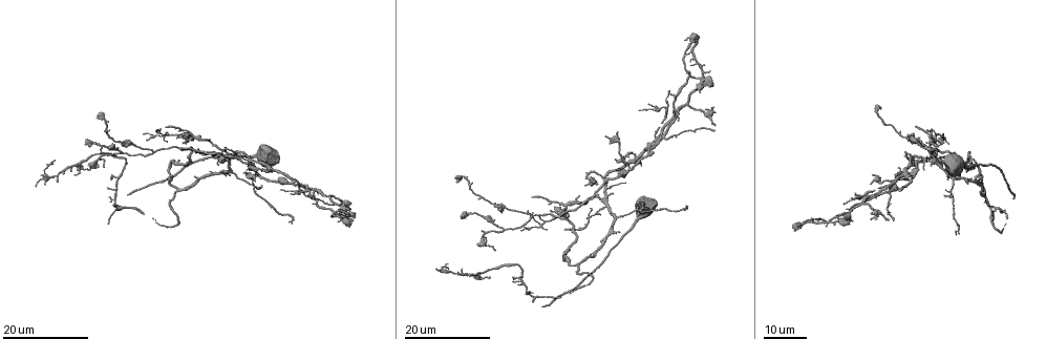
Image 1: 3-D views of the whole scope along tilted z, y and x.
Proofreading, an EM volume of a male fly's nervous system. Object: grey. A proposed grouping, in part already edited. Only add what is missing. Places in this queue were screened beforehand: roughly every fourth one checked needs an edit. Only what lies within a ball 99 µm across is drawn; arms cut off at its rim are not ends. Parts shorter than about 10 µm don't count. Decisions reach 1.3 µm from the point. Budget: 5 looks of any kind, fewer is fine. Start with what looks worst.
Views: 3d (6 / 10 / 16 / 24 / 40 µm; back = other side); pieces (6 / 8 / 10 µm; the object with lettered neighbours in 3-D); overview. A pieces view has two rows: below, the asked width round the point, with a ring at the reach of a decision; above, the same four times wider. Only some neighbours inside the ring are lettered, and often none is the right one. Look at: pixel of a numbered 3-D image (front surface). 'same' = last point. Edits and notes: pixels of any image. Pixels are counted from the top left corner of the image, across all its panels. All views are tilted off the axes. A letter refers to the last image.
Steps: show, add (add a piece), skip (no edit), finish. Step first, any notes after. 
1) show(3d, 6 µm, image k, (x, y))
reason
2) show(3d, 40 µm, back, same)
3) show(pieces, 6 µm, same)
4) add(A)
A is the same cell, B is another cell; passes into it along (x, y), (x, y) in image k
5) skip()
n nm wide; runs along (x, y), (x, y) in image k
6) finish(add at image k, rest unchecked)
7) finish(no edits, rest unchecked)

show(3d, 24 µm, image 1, (532, 197))
free end

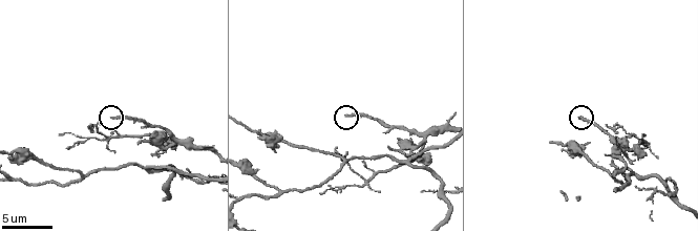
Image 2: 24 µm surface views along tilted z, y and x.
show(3d, 10 µm, image 2, (112, 119))

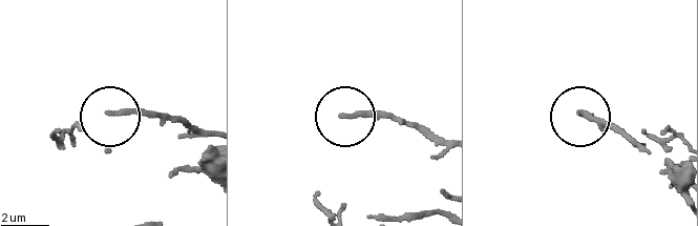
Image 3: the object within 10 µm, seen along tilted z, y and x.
show(pieces, 6 µm, image 3, (106, 114))

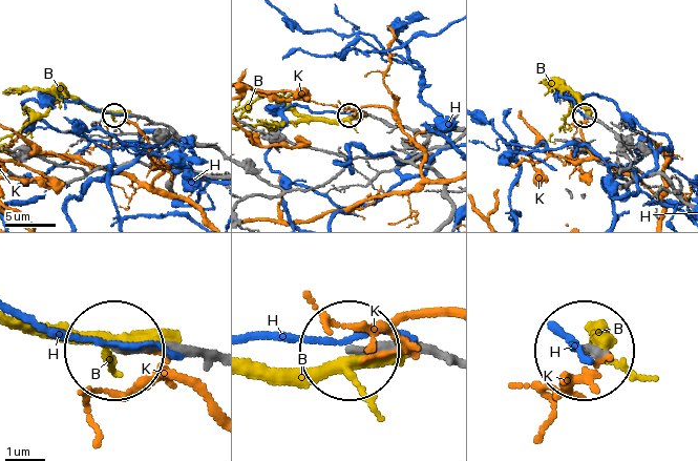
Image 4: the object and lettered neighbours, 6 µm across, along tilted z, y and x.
skip()
B, H and K are other cells; runs along (443, 360), (347, 349) in image 4; none of them fits

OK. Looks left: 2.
show(3d, 16 µm, image 1, (597, 185))
an open end

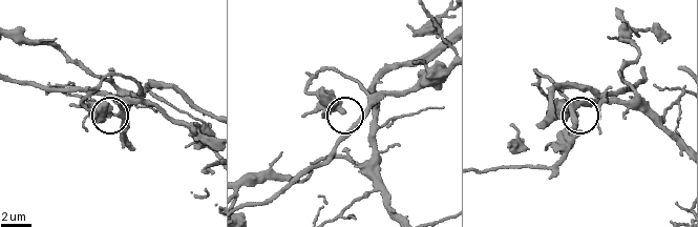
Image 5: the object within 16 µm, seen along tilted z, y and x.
show(pieces, 6 µm, image 5, (108, 116))

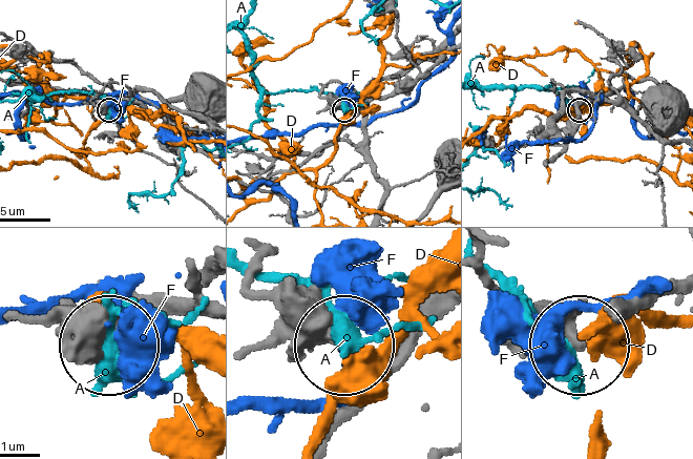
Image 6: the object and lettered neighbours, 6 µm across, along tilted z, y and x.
skip()
A, D and F are other cells; none of them fits

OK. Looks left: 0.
finish(no edits, rest unchecked)

